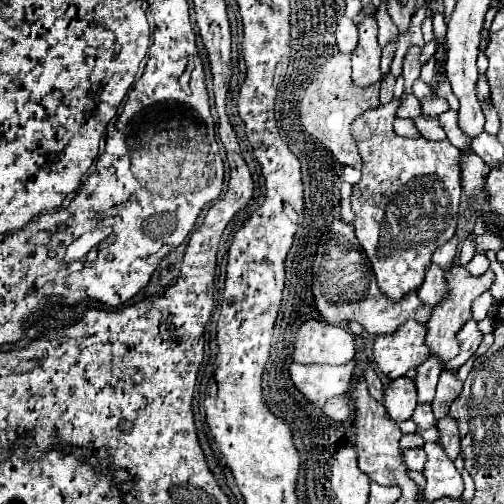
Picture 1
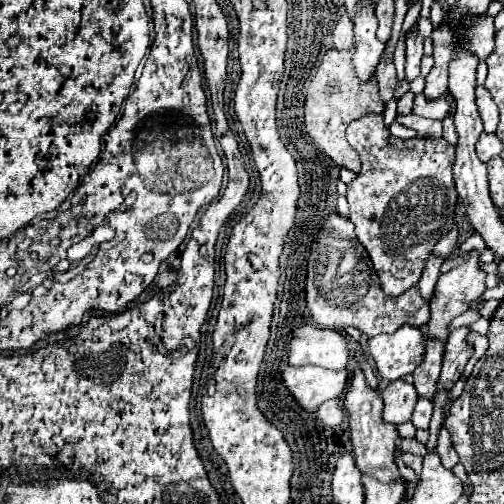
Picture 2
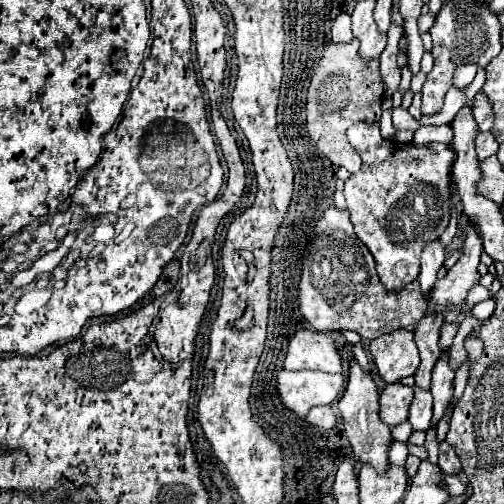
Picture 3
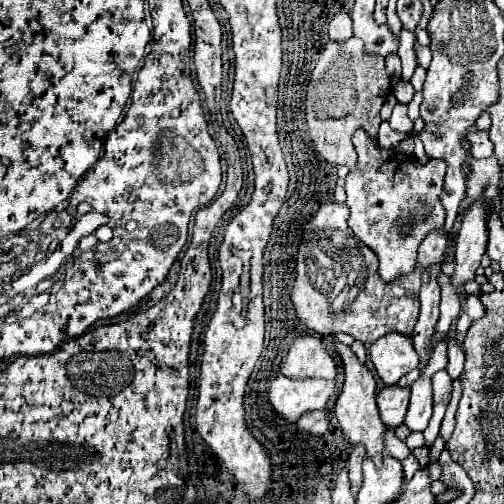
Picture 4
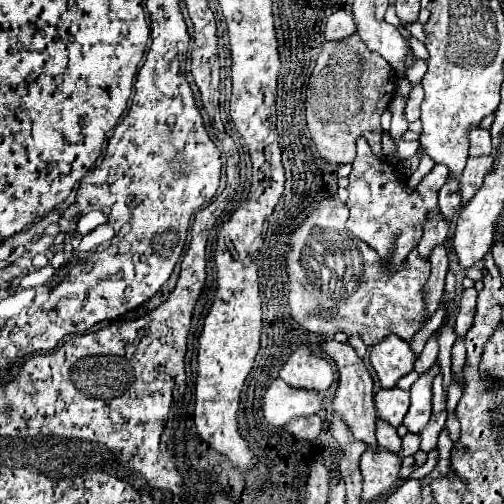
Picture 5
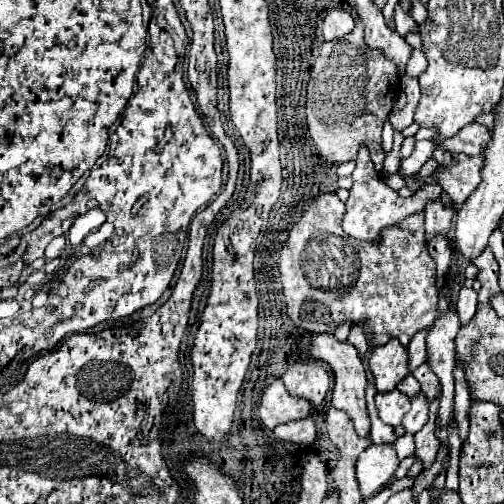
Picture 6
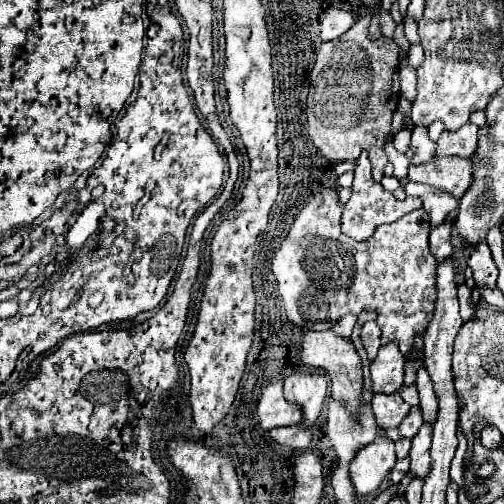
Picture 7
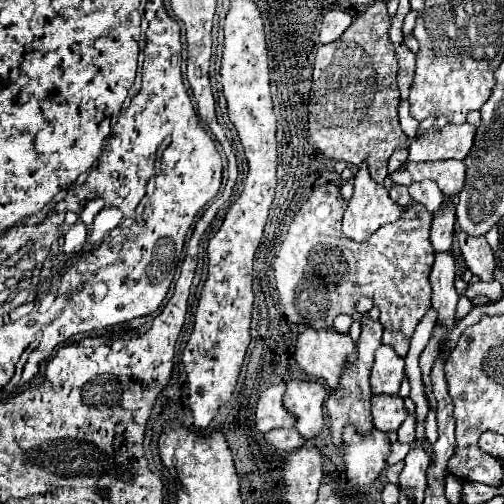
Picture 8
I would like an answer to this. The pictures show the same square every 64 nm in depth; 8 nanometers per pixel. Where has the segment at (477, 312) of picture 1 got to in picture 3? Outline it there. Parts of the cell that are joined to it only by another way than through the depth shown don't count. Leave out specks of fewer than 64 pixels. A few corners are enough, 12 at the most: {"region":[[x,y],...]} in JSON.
{"region":[[458,322],[442,324],[440,346],[446,350],[458,332]]}

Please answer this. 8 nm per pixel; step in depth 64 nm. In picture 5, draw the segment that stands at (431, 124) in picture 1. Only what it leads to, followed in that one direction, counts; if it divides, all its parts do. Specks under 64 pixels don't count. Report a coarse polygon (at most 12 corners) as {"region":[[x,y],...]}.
{"region":[[396,96],[390,104],[392,126],[390,132],[396,142],[408,130],[404,116],[404,102]]}

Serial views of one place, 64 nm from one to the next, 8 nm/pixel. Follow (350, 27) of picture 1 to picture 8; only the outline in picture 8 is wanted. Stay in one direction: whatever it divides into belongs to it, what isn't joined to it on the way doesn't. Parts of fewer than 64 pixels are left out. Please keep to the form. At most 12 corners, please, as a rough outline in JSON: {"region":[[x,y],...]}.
{"region":[[328,10],[320,28],[320,44],[336,40],[352,24],[352,16]]}

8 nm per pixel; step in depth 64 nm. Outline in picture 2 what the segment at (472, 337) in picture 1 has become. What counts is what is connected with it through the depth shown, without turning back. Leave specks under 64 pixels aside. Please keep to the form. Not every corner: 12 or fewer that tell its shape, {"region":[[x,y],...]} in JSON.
{"region":[[468,326],[450,334],[438,390],[452,388],[474,352]]}

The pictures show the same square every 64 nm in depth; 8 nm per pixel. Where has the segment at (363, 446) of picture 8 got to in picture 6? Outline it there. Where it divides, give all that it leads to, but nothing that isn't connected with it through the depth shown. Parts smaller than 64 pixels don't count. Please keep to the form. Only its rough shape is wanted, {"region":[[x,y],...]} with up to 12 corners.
{"region":[[390,444],[368,446],[356,462],[362,498],[384,490],[400,460]]}

